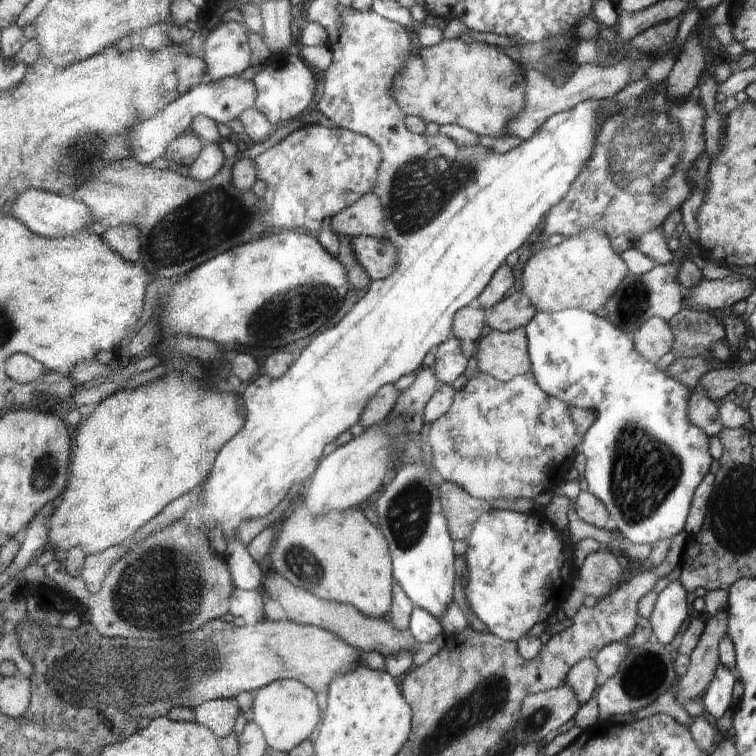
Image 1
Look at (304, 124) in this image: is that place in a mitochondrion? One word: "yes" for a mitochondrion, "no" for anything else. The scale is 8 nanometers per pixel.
no

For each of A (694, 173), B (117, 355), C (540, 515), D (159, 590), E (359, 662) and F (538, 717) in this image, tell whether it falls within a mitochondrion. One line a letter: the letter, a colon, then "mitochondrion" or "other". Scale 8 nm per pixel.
A: mitochondrion
B: other
C: other
D: mitochondrion
E: other
F: mitochondrion

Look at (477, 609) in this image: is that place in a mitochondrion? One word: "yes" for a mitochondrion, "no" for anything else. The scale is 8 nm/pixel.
no

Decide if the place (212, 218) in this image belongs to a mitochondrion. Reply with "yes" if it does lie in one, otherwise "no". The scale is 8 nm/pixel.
yes

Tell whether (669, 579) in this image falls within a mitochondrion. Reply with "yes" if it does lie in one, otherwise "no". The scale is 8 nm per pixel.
no

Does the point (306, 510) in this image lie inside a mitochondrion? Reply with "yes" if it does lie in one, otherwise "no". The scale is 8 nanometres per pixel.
no

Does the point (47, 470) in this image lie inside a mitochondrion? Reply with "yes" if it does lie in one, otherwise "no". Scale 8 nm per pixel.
yes

